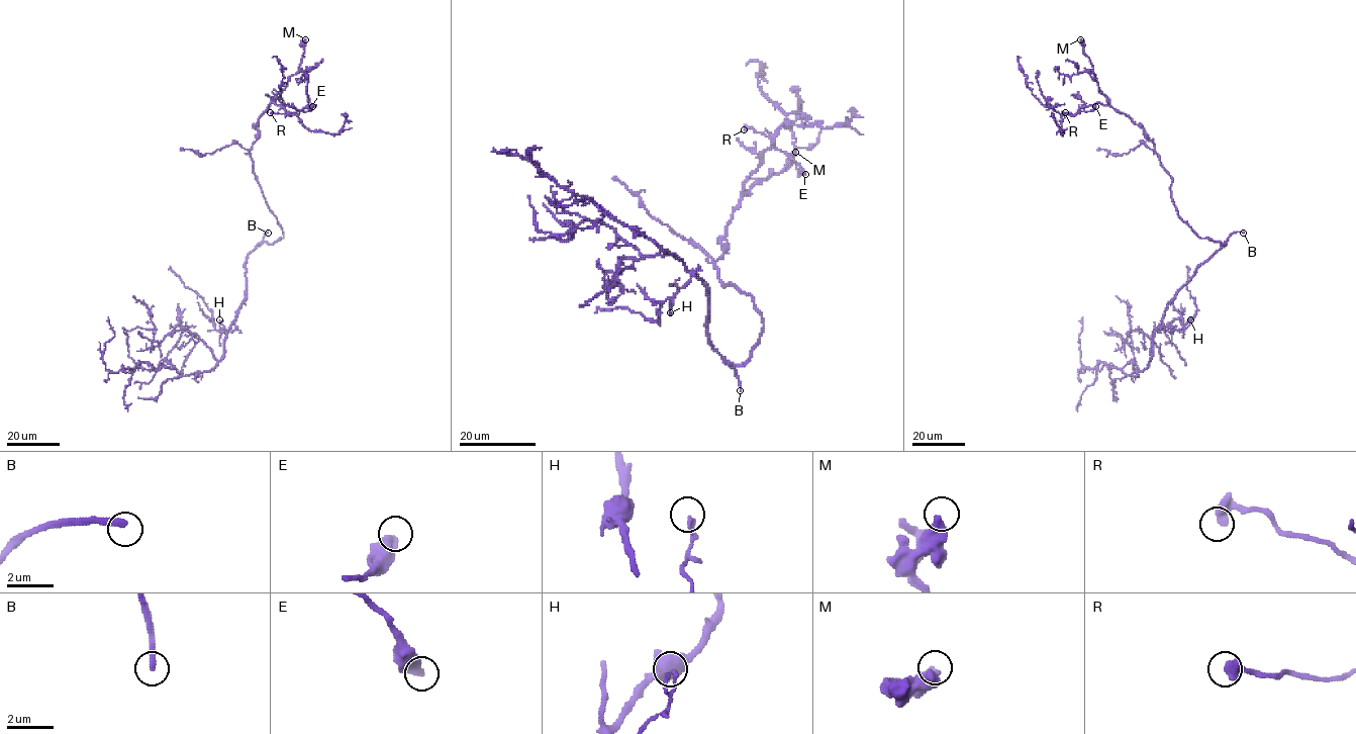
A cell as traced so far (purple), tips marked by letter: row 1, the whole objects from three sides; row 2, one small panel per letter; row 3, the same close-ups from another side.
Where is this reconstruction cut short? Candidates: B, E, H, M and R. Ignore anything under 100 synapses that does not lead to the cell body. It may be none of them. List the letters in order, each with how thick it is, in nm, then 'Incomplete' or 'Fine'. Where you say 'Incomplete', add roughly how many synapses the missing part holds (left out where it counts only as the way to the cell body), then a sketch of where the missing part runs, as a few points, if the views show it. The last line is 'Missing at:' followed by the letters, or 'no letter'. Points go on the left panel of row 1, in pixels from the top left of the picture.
B: Thickness 300 nm. Incomplete. Course of what is missing: (268, 233), (248, 237), (241, 235), (246, 217), (249, 214), (259, 216), (264, 194)
E: Thickness 500 nm. Fine
H: Thickness 180 nm. Fine
M: Thickness 400 nm. Fine
R: Thickness 320 nm. Fine
Missing at: B

